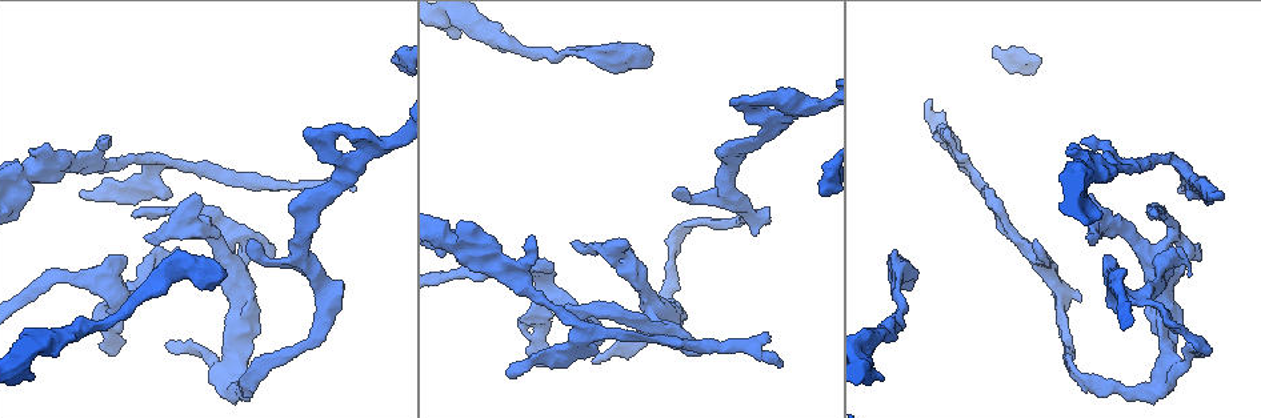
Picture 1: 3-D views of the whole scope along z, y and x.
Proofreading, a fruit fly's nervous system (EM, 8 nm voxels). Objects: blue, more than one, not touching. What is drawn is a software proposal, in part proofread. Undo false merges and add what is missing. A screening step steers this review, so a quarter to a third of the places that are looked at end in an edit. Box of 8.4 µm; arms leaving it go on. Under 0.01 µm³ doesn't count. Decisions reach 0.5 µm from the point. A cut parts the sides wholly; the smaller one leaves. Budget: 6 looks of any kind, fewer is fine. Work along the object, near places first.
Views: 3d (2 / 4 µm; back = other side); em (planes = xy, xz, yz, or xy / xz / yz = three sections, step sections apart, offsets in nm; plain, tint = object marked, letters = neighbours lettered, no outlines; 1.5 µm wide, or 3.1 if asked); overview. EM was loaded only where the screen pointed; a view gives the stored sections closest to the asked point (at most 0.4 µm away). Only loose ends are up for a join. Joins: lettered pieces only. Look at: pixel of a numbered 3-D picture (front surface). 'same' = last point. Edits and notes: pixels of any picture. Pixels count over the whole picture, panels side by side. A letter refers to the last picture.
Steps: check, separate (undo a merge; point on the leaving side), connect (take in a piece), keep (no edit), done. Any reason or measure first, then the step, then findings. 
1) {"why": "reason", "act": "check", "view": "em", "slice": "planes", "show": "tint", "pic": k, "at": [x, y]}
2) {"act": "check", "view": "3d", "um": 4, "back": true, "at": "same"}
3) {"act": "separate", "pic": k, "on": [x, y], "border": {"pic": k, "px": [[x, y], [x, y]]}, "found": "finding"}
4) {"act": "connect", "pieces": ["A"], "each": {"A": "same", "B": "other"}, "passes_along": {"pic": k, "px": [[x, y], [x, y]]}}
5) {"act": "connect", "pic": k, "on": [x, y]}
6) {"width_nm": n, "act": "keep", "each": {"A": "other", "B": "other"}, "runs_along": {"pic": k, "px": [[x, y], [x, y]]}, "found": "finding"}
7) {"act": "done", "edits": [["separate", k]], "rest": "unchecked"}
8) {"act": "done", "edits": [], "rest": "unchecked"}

{"why": "abrupt turn", "act": "check", "view": "em", "slice": "planes", "show": "letters", "pic": 1, "at": [498, 272]}

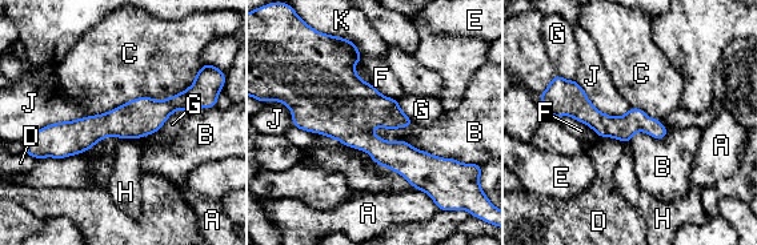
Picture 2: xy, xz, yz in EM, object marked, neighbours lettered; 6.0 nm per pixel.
{"act": "keep", "each": {"A": "other", "B": "other", "C": "other", "D": "other", "E": "other", "F": "other", "G": "other", "H": "other", "J": "other", "K": "other"}, "border": {"pic": 2, "px": [[371, 129], [463, 163]]}, "found": "all the same cell"}

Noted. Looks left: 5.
{"why": "four-way junction", "act": "check", "view": "3d", "um": 4, "pic": 1, "at": [376, 148]}

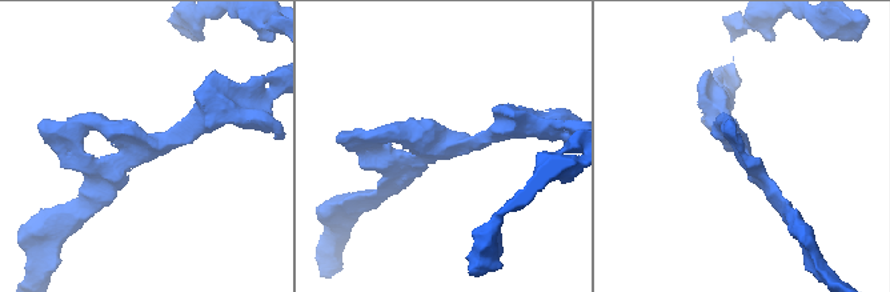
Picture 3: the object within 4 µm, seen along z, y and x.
{"arms": 4, "act": "check", "view": "em", "slice": "planes", "show": "letters", "pic": 3, "at": [441, 156]}

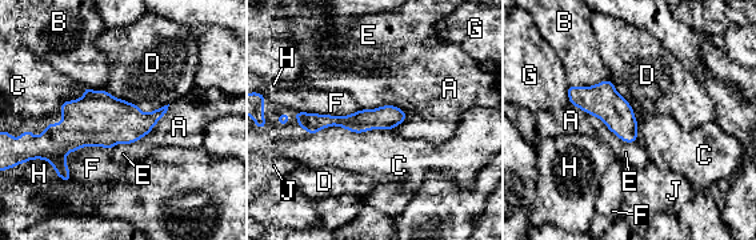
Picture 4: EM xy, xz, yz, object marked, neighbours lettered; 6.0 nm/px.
{"width_nm": 140, "act": "keep", "each": {"A": "other", "B": "other", "C": "other", "D": "other", "E": "other", "F": "other", "G": "other", "H": "other", "J": "other"}, "runs_along": {"pic": 4, "px": [[300, 115], [306, 120], [402, 118]]}, "found": "all the same cell"}

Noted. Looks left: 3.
{"why": "branch stops here", "act": "check", "view": "em", "slice": "planes", "show": "letters", "pic": 1, "at": [27, 380]}

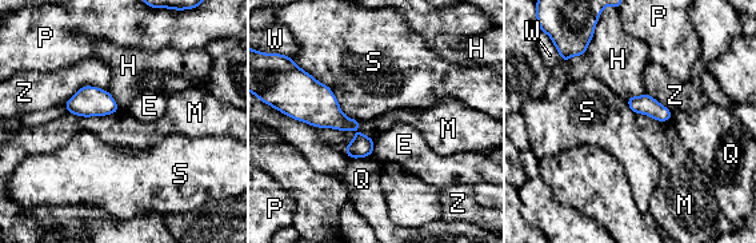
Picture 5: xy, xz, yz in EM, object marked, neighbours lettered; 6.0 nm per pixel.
{"act": "keep", "each": {"E": "other", "H": "other", "M": "other", "P": "other", "Q": "other", "S": "other", "W": "other", "Z": "other"}, "border": {"pic": 5, "px": [[288, 56], [362, 122]]}, "found": "none of them fits"}

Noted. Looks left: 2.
{"act": "done", "edits": [], "rest": "unchecked"}

